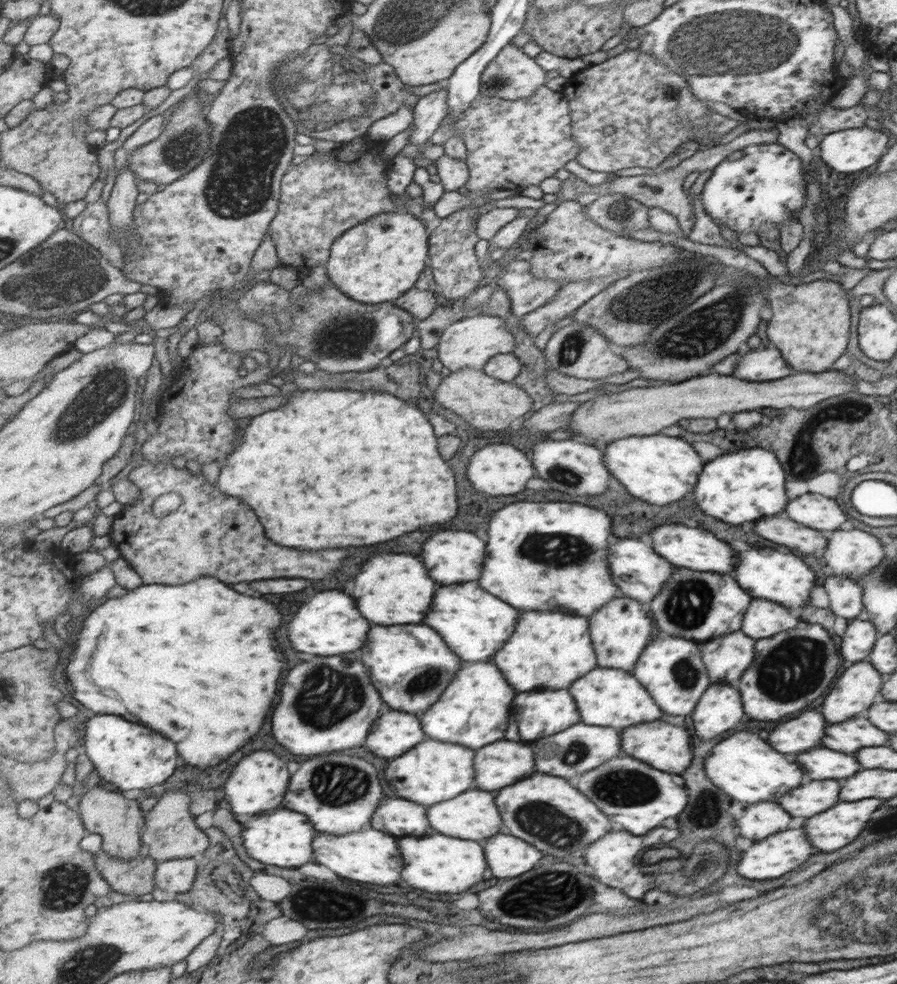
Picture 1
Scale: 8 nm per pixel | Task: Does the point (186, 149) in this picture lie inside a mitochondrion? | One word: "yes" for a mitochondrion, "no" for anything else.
yes

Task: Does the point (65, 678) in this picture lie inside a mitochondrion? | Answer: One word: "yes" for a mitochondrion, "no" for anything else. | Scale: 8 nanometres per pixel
no

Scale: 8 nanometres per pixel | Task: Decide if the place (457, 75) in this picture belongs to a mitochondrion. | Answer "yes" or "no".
no

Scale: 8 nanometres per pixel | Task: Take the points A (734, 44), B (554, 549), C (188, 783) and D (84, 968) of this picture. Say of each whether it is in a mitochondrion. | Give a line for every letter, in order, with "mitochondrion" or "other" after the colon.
A: mitochondrion
B: mitochondrion
C: other
D: mitochondrion

